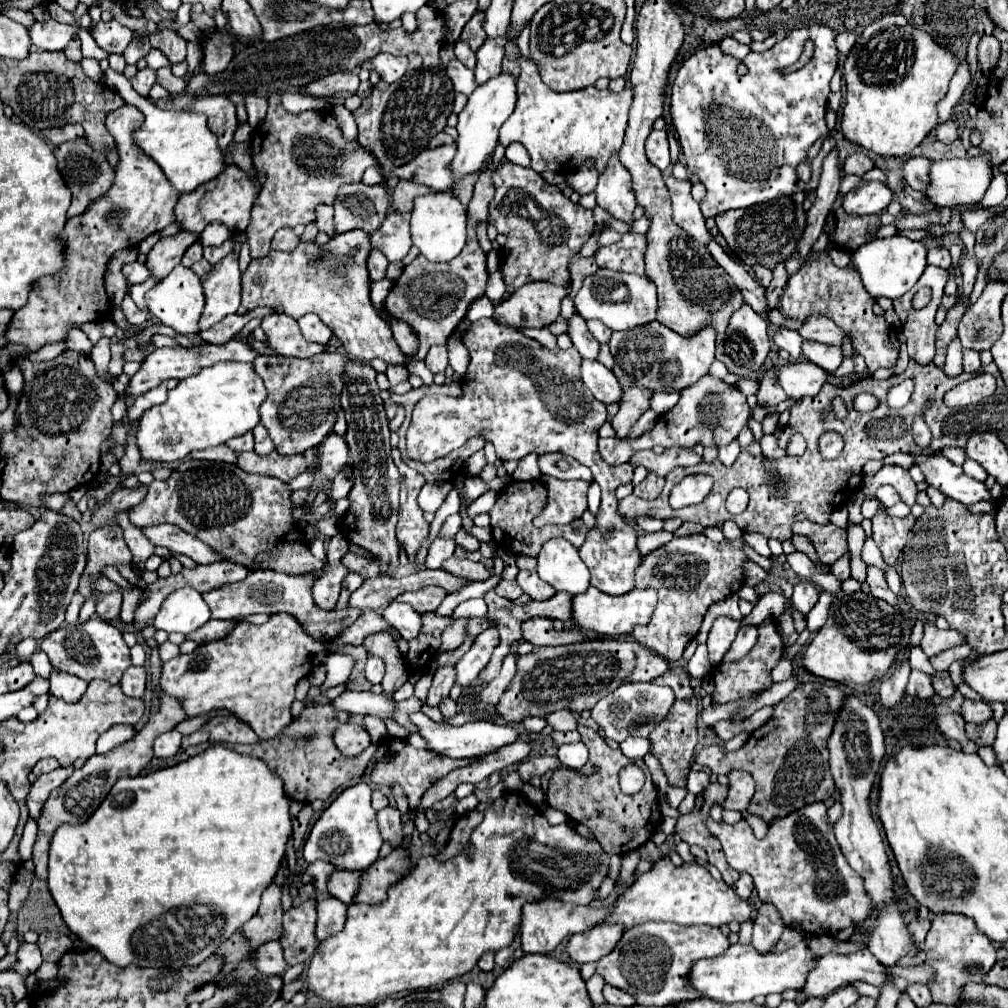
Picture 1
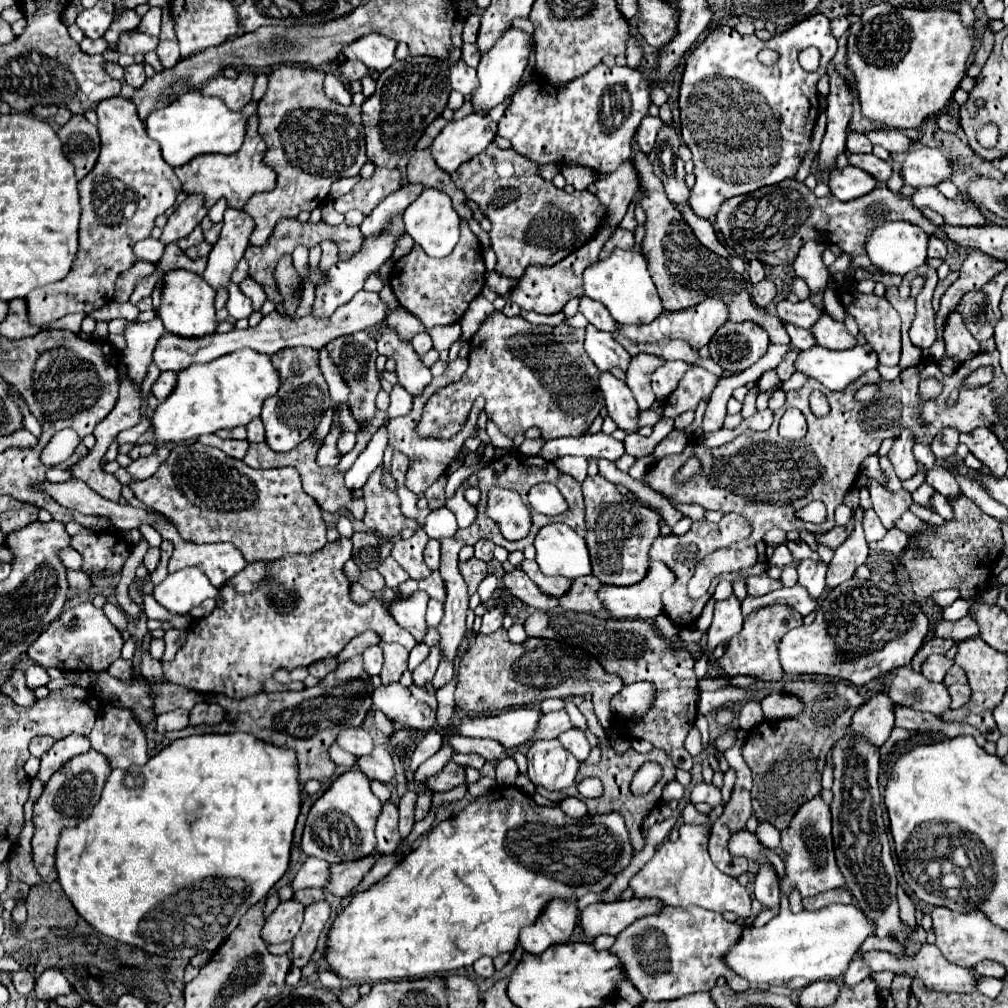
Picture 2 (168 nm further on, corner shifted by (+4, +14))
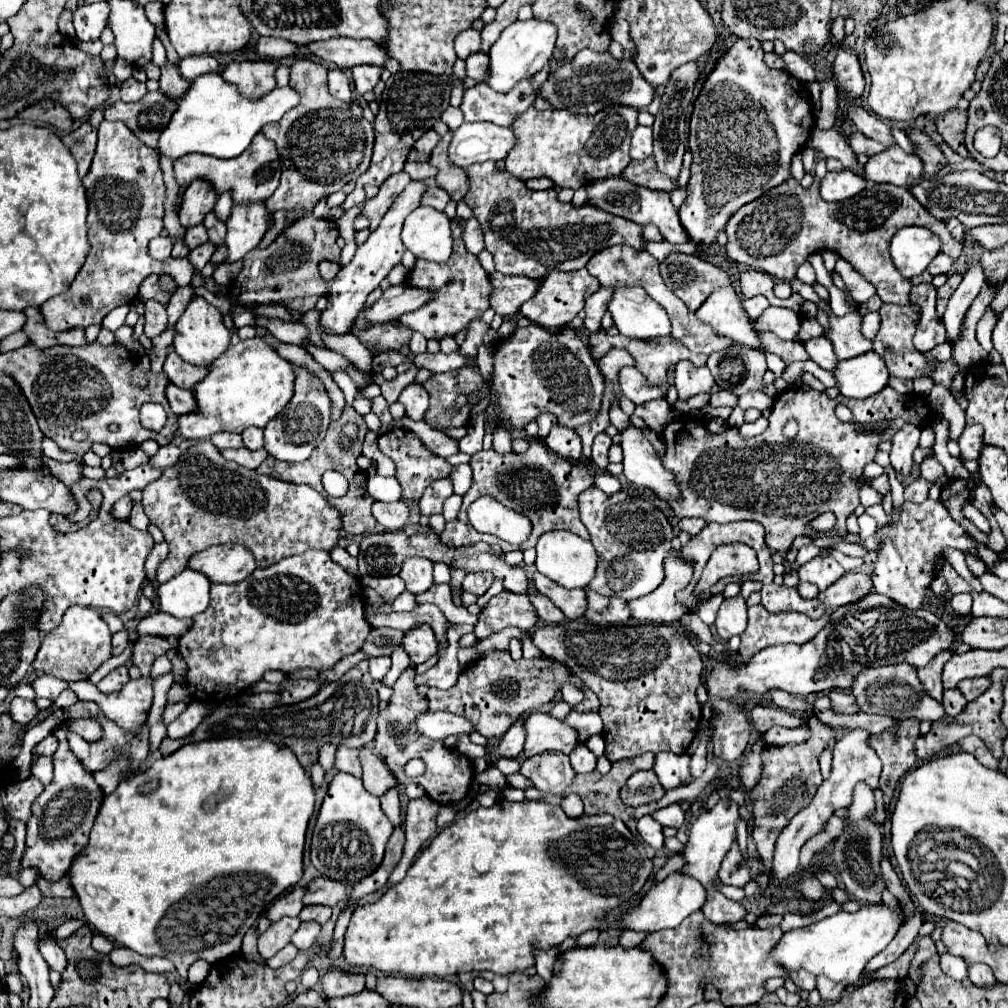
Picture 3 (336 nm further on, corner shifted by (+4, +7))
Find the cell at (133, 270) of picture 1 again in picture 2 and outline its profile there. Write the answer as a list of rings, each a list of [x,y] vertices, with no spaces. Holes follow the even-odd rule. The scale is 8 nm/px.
[[[145,238],[141,242],[135,244],[135,254],[141,258],[141,260],[147,260],[147,262],[153,262],[157,264],[163,256],[163,250],[165,250],[165,244],[157,238]]]

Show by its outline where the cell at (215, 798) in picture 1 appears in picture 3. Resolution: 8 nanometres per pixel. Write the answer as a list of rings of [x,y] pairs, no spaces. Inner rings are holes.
[[[227,737],[227,739],[207,739],[199,741],[199,743],[189,743],[189,745],[183,745],[181,749],[177,749],[175,753],[157,759],[149,769],[135,773],[131,779],[123,779],[111,795],[105,795],[103,805],[97,815],[97,821],[91,829],[89,843],[73,859],[67,877],[69,877],[69,881],[75,889],[75,895],[83,907],[83,915],[85,915],[87,923],[95,931],[99,931],[101,935],[111,939],[115,945],[133,949],[141,955],[167,957],[169,961],[173,961],[177,973],[181,975],[181,979],[185,983],[187,969],[197,959],[221,961],[221,959],[239,955],[243,935],[255,925],[257,917],[265,911],[265,907],[275,897],[279,897],[283,891],[287,891],[301,879],[305,831],[307,831],[307,823],[313,815],[313,807],[315,807],[313,783],[291,749],[279,747],[279,745],[275,745],[271,741],[263,741],[259,737],[253,737],[253,739]]]

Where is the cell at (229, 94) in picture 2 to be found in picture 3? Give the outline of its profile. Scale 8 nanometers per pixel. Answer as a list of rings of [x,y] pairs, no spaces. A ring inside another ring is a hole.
[[[233,61],[231,65],[227,65],[221,77],[227,83],[233,83],[237,91],[247,95],[249,99],[259,99],[259,95],[275,89],[275,67],[277,65],[271,61]]]

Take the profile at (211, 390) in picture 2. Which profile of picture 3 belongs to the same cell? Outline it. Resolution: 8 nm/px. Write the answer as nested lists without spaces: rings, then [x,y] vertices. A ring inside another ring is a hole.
[[[253,337],[231,345],[209,369],[207,377],[193,387],[197,411],[179,415],[177,433],[189,441],[209,439],[213,433],[229,431],[241,433],[243,429],[255,425],[265,427],[291,399],[293,395],[293,367],[289,361],[281,359],[263,339]]]

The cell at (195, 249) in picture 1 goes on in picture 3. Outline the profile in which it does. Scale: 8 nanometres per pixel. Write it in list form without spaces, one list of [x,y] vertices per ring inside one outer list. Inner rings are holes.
[[[195,225],[195,227],[191,227],[191,229],[185,233],[185,245],[187,245],[189,249],[195,249],[195,247],[199,247],[199,245],[203,245],[203,243],[207,243],[207,231],[205,231],[203,225]]]

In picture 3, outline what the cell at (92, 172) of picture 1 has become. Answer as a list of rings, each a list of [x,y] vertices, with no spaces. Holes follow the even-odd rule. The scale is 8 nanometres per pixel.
[[[81,123],[75,131],[71,131],[63,137],[63,143],[77,161],[79,177],[85,177],[87,171],[89,171],[89,165],[93,161],[93,155],[95,155],[97,129],[91,127],[89,123]]]

